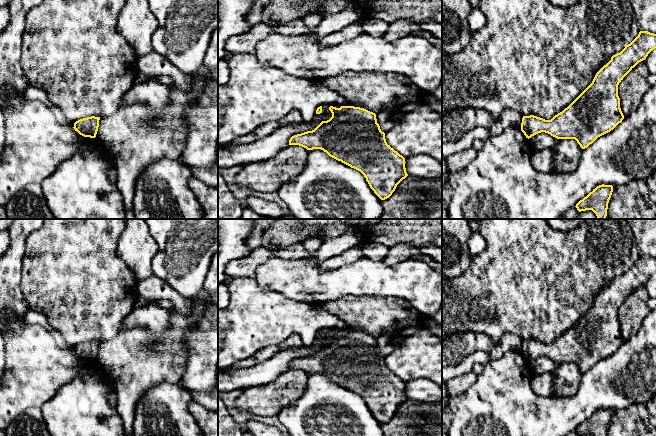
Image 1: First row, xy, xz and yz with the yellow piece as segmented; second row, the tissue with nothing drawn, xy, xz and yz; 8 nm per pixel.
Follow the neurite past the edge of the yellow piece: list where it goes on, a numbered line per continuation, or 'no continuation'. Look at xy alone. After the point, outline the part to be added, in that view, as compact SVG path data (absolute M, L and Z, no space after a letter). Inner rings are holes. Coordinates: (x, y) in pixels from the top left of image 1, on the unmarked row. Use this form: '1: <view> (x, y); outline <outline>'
no continuation

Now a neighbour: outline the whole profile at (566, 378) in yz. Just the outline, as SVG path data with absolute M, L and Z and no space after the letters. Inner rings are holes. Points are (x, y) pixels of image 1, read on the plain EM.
M561 363L551 374L554 388L551 397L569 398L577 393L583 373L575 363Z

